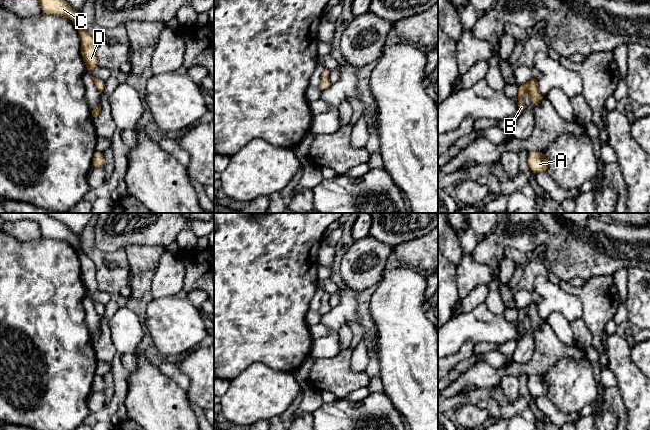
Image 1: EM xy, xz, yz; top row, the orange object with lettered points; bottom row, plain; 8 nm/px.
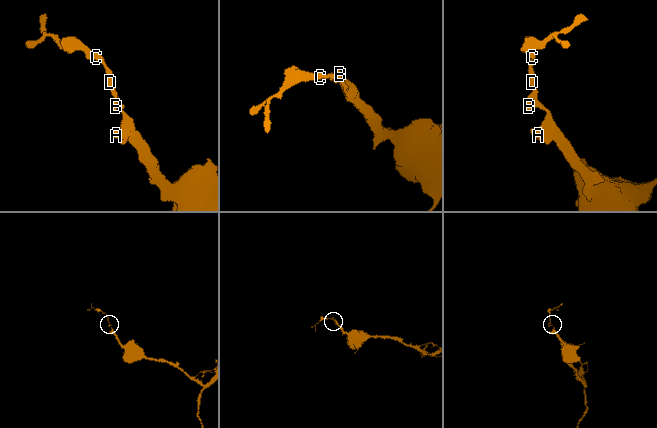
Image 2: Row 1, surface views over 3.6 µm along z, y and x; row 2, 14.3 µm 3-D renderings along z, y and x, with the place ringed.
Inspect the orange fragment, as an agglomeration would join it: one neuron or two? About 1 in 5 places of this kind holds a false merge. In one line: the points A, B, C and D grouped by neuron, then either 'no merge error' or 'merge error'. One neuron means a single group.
A B C D | no merge error

